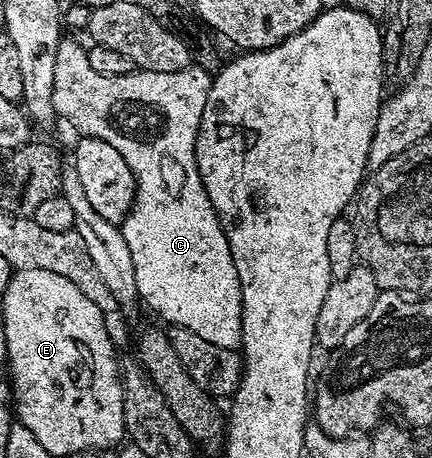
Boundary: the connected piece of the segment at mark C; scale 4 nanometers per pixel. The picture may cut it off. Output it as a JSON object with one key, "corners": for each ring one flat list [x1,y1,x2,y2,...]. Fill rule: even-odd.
{"corners":[[190,66,179,70,176,74,138,74,136,71,123,73,121,76,109,76,109,116,113,116,113,140,111,146,123,154,123,162,131,166,131,174,135,176,137,183,137,197,133,203,133,209,127,214,127,218,119,226,123,239,131,249,131,258,135,262,135,282,141,295,144,307,153,312,158,312,169,322,183,322,187,330,197,331,199,336,205,338,219,349,234,349,237,341,241,339,241,287,239,276,235,270,235,264,231,258,231,246,221,229,219,218,211,206,211,198,207,198,207,190,199,178,199,166,195,158,195,146,197,145,197,131,203,118,203,106,207,106,207,94,211,80,208,75,202,73,196,66]]}

